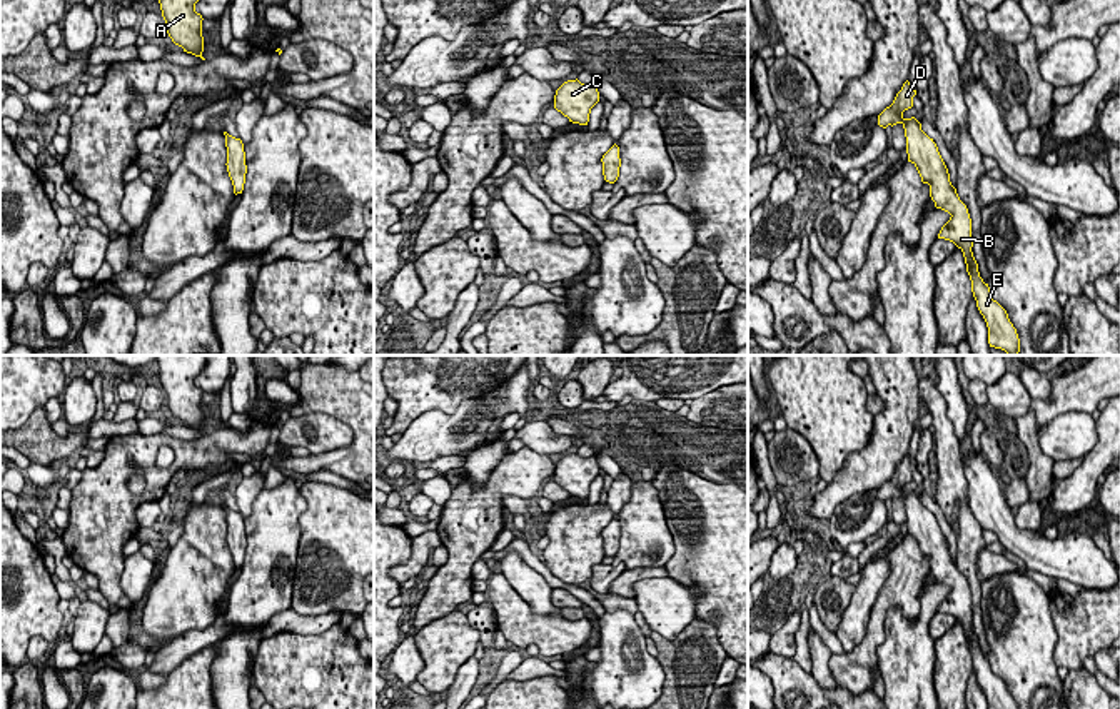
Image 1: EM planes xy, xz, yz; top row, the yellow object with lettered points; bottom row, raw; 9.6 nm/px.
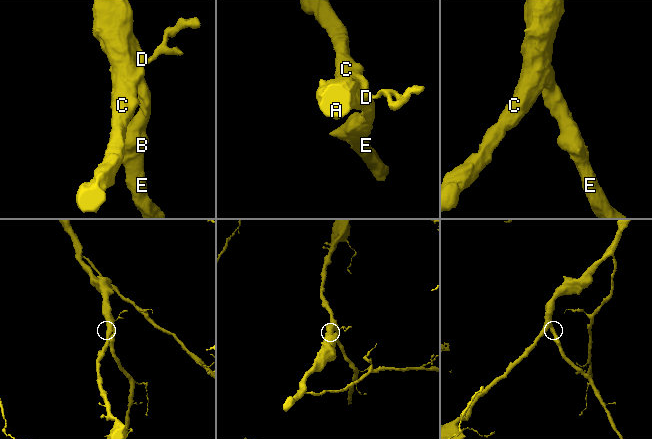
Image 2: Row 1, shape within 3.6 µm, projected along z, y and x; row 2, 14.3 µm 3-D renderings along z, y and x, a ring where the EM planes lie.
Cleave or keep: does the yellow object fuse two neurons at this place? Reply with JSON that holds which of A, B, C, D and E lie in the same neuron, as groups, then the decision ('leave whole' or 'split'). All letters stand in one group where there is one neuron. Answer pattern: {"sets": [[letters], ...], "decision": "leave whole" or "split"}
{"sets": [["A", "C", "D"], ["B", "E"]], "decision": "split"}

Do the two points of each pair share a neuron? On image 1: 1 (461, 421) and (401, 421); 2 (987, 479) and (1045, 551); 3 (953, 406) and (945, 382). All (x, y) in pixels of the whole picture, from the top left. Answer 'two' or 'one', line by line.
1: two
2: one
3: one

